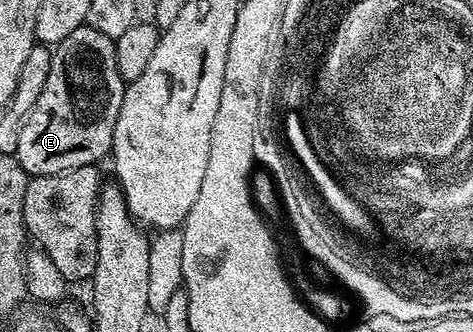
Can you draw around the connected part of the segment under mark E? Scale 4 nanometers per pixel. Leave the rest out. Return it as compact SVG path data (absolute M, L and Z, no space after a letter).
M87 26L74 30L70 38L55 45L50 62L50 78L34 102L34 110L24 119L18 134L16 160L29 177L62 174L87 164L99 165L100 159L112 151L114 122L118 122L118 110L122 110L122 98L126 81L118 74L118 62L114 58L115 39Z

